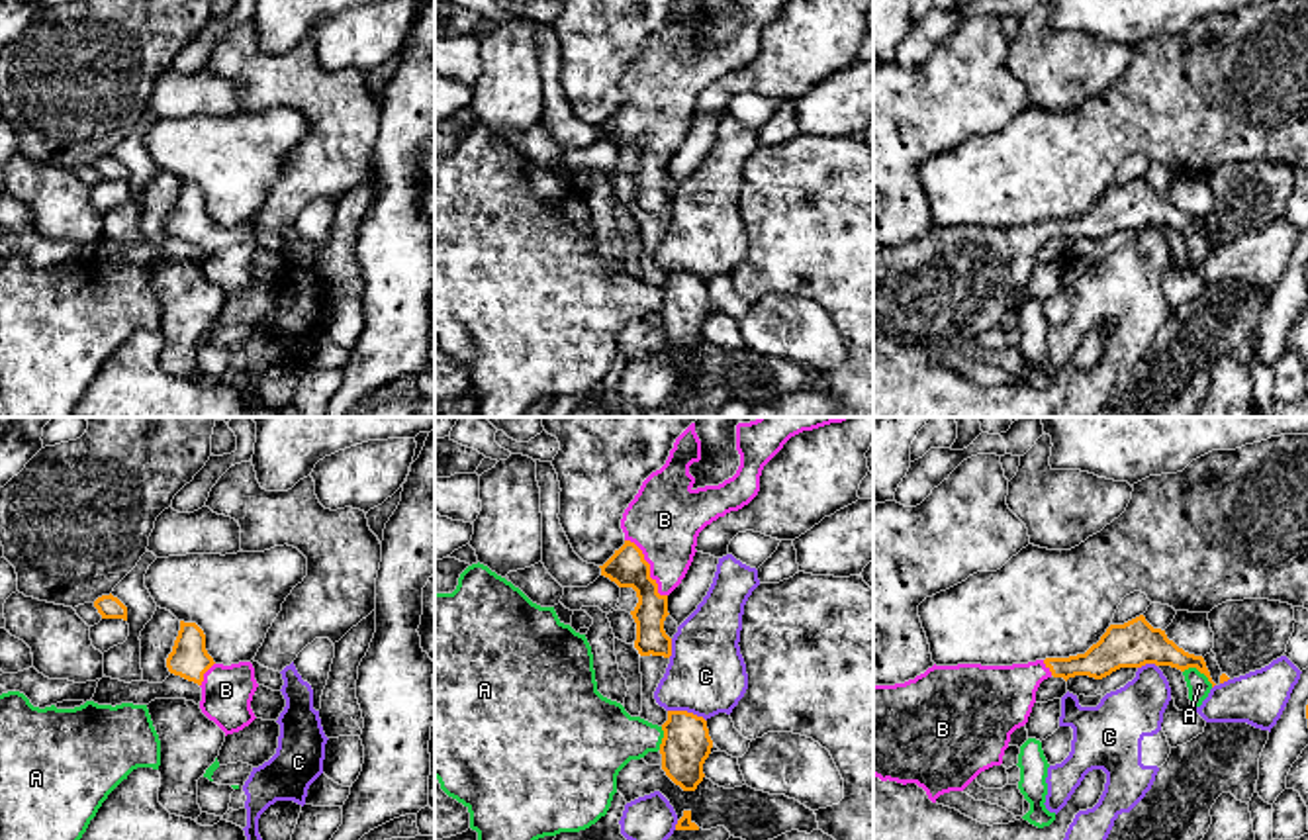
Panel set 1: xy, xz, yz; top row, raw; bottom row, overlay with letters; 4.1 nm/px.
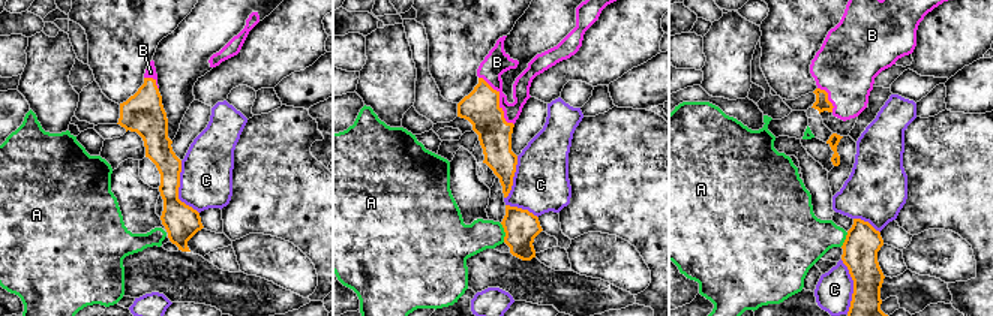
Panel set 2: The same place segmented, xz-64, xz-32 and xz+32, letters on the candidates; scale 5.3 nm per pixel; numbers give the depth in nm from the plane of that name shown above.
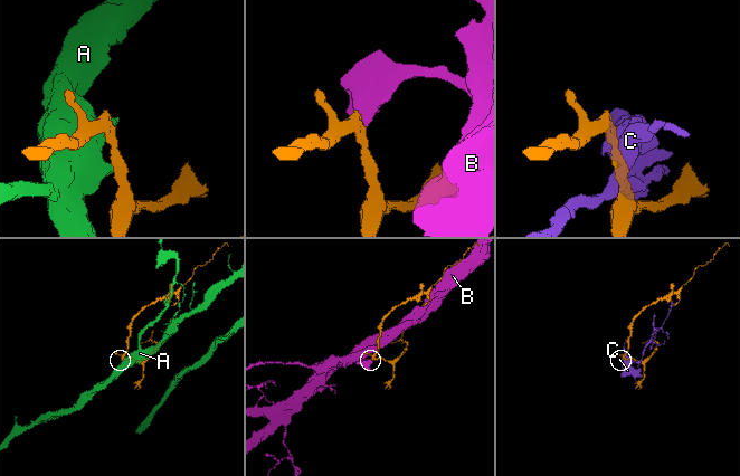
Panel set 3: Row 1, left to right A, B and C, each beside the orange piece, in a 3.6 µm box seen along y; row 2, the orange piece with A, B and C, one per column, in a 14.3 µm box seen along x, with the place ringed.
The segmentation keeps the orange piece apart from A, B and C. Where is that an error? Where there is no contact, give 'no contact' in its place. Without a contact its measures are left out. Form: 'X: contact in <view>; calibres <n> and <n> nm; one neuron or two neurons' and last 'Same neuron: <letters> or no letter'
A: contact in yz; calibres 160 and 90 nm; two neurons
B: contact in xz; calibres 160 and 300 nm; one neuron
C: contact in xz; calibres 200 and 320 nm; two neurons
Same neuron: B

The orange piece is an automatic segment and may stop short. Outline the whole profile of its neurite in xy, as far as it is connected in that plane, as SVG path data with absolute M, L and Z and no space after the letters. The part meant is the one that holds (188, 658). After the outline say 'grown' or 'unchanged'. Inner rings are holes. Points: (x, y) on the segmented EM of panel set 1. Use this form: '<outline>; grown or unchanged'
M180 621L166 668L202 687L200 709L225 736L243 730L257 719L251 709L258 687L253 664L215 664L206 650L206 634L196 623Z; grown

